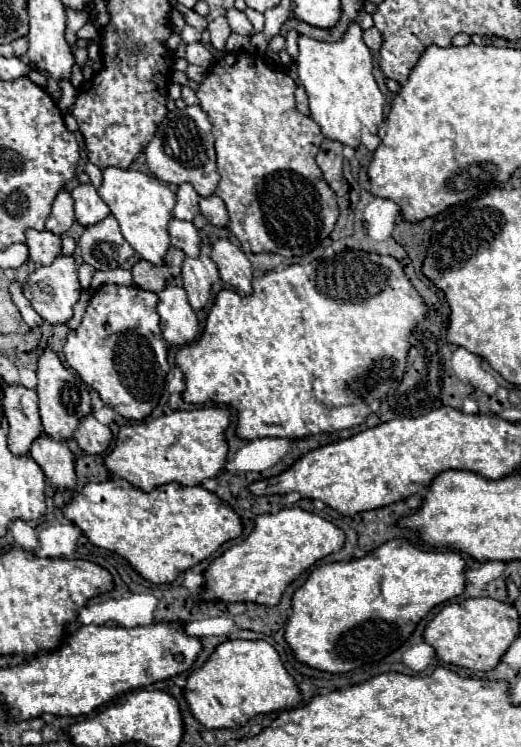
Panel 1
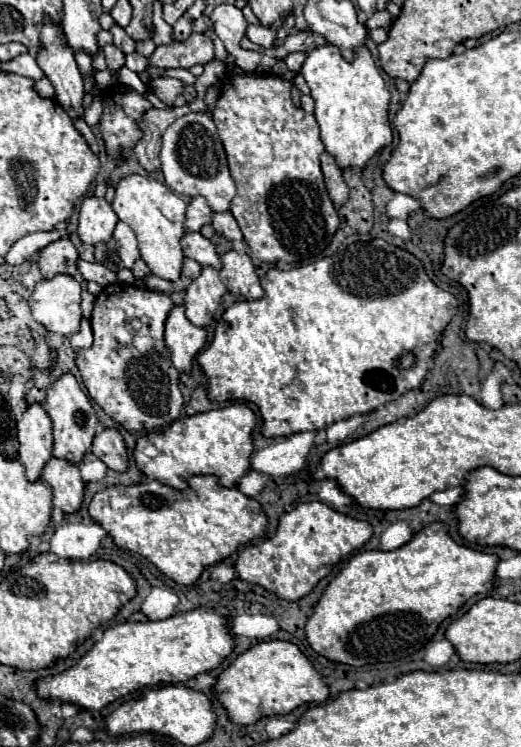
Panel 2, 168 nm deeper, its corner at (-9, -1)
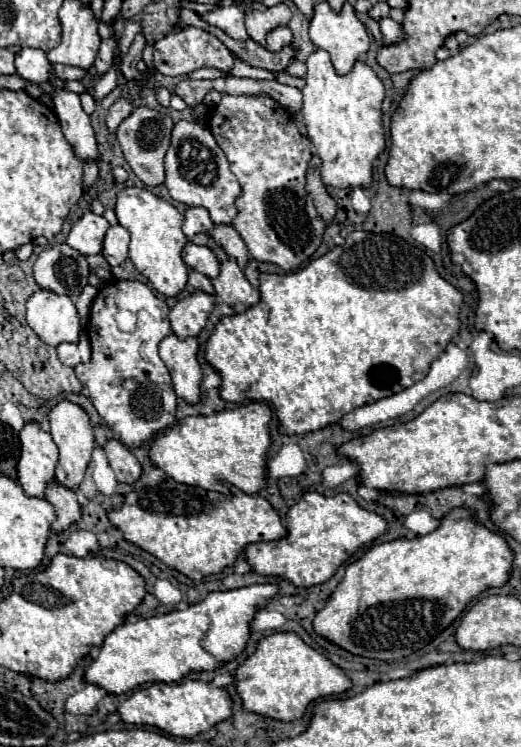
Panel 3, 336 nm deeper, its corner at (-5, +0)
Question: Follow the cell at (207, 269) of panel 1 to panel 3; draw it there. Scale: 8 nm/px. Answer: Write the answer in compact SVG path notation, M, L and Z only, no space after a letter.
M194 292L186 298L180 298L168 314L172 332L178 334L178 338L198 336L206 326L206 320L214 308L212 300L214 296L204 292Z

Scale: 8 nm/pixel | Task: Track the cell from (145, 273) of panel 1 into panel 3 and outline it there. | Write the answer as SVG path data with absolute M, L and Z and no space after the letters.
M190 272L190 278L188 278L188 284L186 284L186 292L206 292L206 294L214 294L214 288L212 288L212 282L210 278L206 278L204 274L200 272Z

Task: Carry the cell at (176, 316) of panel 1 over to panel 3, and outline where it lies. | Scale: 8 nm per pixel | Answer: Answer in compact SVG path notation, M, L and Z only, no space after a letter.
M170 334L160 342L160 358L166 364L166 368L170 370L176 396L184 400L186 404L198 404L200 402L200 382L202 382L202 370L198 364L198 340L196 338L180 340L178 336Z

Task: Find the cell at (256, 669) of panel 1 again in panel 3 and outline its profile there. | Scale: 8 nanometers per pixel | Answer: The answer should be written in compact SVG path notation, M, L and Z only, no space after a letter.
M276 632L262 638L256 652L236 670L236 690L242 696L244 708L284 722L300 720L310 702L342 694L350 686L352 682L344 670L308 646L296 632Z

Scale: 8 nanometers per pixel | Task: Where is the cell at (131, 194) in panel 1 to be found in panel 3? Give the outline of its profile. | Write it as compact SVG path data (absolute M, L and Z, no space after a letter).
M126 188L118 192L116 202L118 224L126 228L132 236L130 242L130 258L136 270L150 280L156 292L164 296L178 296L188 282L188 266L182 262L182 248L188 238L182 232L184 216L168 202L156 198L150 190L144 188Z

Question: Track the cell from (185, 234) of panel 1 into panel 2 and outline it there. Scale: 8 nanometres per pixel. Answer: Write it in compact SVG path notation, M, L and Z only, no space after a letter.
M186 231L184 237L180 239L180 243L182 243L182 251L184 251L186 257L198 261L200 265L210 265L214 269L220 269L222 267L220 257L218 257L214 245L202 233Z

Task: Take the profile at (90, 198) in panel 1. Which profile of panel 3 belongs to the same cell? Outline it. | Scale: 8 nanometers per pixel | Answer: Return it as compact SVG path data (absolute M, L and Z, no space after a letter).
M88 212L72 226L66 244L72 246L74 250L78 250L84 256L100 254L104 234L106 234L108 228L110 228L110 224L106 222L104 216L96 216L92 212Z

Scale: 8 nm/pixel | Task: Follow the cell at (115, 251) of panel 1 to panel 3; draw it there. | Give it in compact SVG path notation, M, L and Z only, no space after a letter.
M120 224L110 226L106 236L104 236L104 258L108 260L110 266L120 266L128 258L128 244L130 244L130 234L124 230Z

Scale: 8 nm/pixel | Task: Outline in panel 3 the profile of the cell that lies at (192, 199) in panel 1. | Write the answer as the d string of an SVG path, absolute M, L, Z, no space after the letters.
M188 208L184 216L186 216L186 220L184 220L182 230L188 238L192 238L194 234L200 234L200 232L210 234L210 230L214 228L214 222L210 220L208 210L204 210L204 208Z

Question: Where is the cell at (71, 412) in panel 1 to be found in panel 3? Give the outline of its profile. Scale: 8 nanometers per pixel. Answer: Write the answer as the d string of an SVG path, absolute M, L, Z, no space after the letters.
M64 400L50 410L48 420L50 420L50 434L60 452L60 460L56 466L56 482L60 486L76 490L80 486L80 482L84 480L84 472L86 472L86 466L88 466L92 450L94 450L94 434L92 434L90 418L80 406Z

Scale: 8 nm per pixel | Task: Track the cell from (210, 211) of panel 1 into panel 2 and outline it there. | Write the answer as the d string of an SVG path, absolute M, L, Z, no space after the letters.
M226 211L226 213L214 213L212 225L214 225L216 233L224 235L226 239L232 239L232 241L242 239L242 231L240 231L240 227L238 227L238 223L236 223L236 219L234 219L234 215L230 211Z

